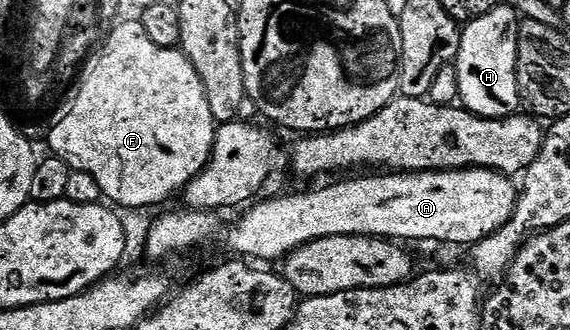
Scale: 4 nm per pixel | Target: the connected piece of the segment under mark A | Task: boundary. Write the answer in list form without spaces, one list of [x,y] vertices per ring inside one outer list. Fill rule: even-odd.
[[[497,170],[374,174],[377,174],[374,178],[349,178],[306,194],[285,194],[266,202],[254,201],[230,228],[230,248],[237,253],[234,255],[262,258],[265,262],[284,259],[308,242],[348,234],[368,234],[371,238],[390,240],[410,238],[413,242],[434,238],[437,242],[454,242],[469,248],[507,224],[517,207],[519,190],[514,179]]]

